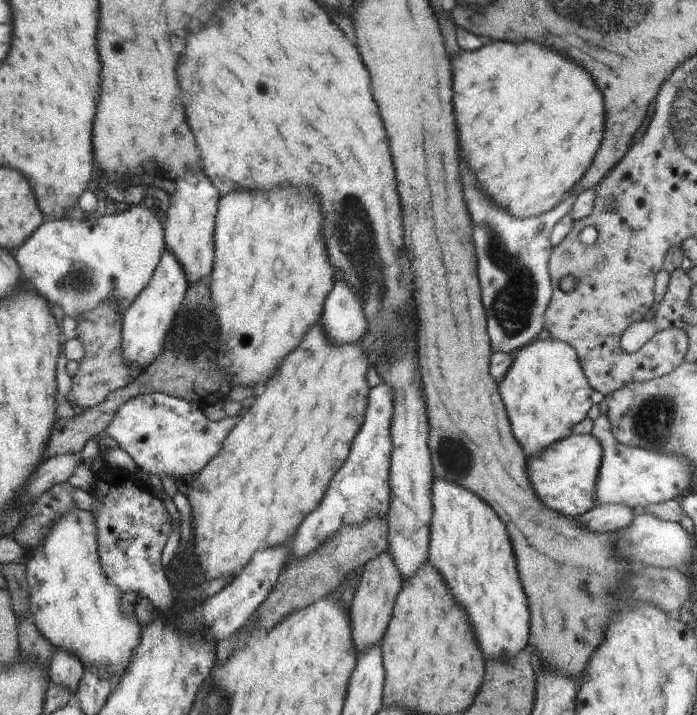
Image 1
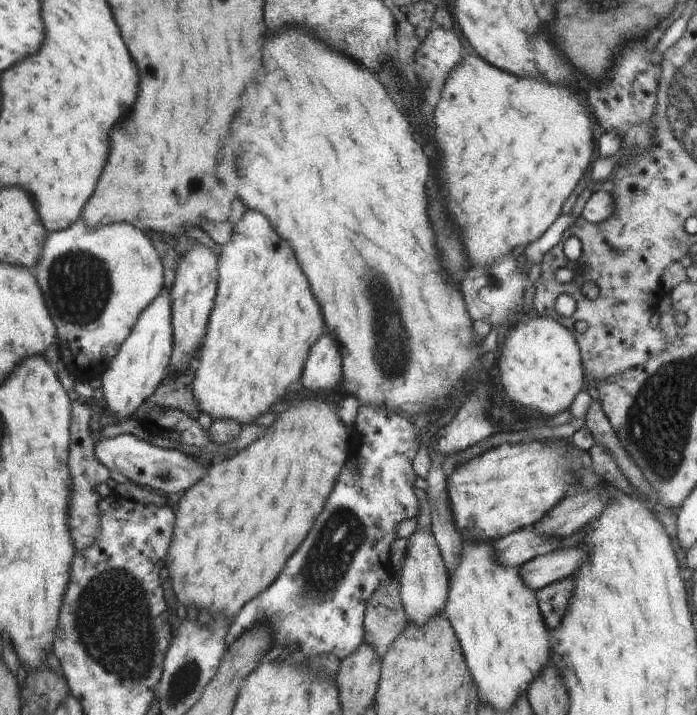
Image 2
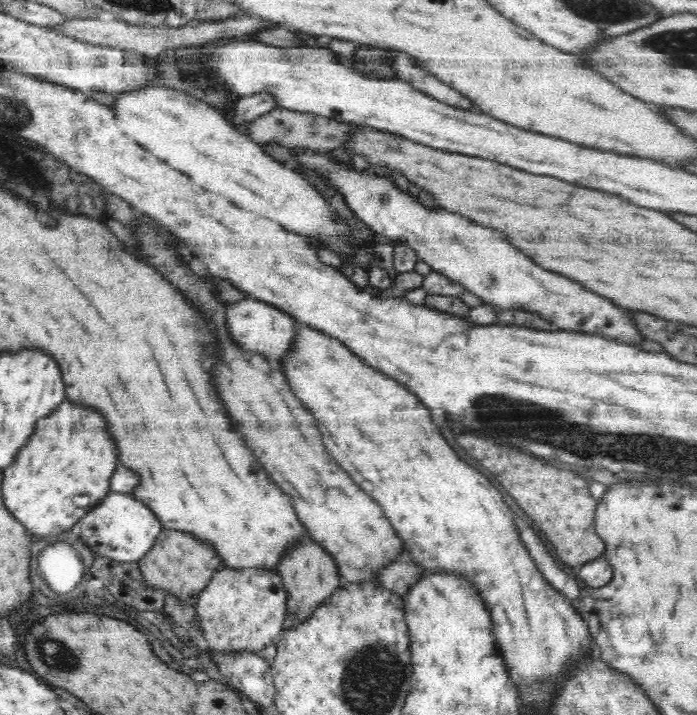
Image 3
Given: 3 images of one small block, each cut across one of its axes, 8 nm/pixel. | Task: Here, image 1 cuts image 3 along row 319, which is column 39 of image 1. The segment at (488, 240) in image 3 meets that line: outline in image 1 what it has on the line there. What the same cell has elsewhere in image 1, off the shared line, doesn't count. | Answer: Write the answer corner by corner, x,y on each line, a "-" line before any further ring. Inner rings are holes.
78,508
62,516
24,563
30,588
30,612
40,634
55,650
74,654
82,666
98,666
118,678
138,642
140,624
137,619
134,622
134,613
124,614
120,608
122,592
102,570
96,516

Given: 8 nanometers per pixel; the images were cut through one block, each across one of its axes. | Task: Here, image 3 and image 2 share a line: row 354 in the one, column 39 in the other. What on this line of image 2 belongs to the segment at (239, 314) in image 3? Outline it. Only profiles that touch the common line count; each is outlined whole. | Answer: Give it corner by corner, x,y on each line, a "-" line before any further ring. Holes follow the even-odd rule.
82,216
67,229
48,233
40,262
37,264
37,268
33,273
41,288
48,314
50,314
50,318
57,330
56,334
58,339
56,343
59,347
60,362
62,362
70,374
75,376
76,380
90,380
91,378
100,377
100,374
106,370
111,360
116,356
120,345
132,332
132,327
136,324
140,313
164,288
162,261
148,234
144,234
139,228
132,226
130,223
126,224
125,222
110,224
110,226
101,226
97,229
89,229
83,221

